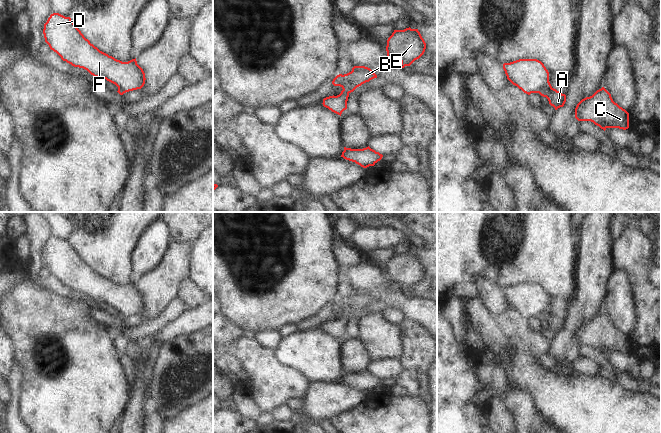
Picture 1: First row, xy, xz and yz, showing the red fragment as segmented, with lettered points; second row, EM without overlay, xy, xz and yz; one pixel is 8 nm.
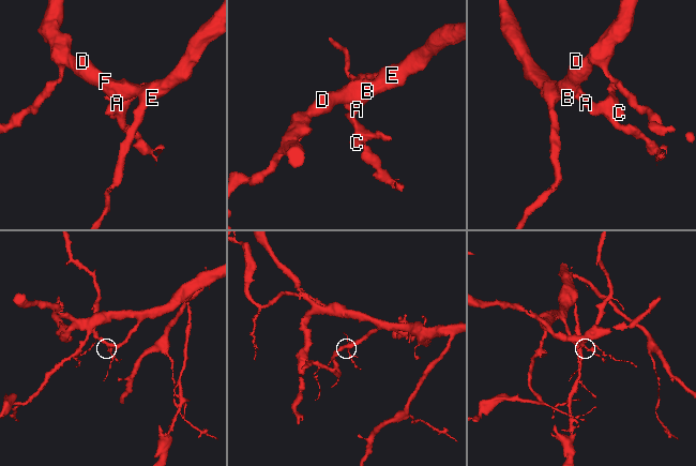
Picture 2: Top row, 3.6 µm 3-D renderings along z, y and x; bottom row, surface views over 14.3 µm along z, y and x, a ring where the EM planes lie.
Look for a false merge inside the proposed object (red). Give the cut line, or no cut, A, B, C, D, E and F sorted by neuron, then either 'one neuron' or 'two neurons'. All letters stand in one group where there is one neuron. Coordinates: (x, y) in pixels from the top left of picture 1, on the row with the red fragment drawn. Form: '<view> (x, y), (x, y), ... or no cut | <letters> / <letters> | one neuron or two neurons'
yz (549, 82), (538, 92) | A C / B D E F | two neurons

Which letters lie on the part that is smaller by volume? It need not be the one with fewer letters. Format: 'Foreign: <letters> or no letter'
Foreign: A, C

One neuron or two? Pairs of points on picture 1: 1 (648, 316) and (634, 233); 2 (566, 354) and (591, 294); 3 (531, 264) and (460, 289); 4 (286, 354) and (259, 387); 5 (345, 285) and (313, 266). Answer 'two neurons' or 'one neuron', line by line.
1: one neuron
2: one neuron
3: one neuron
4: two neurons
5: two neurons

